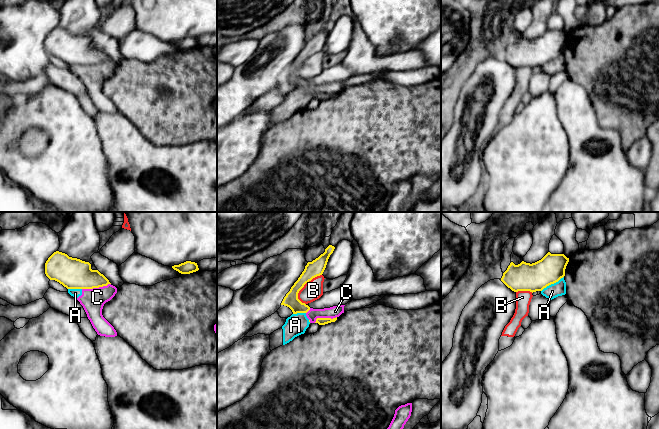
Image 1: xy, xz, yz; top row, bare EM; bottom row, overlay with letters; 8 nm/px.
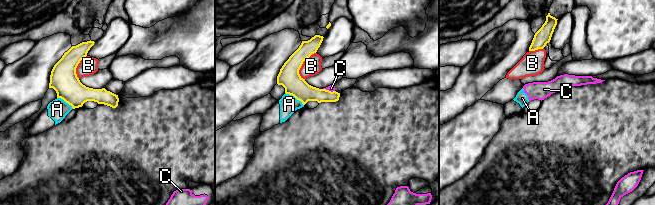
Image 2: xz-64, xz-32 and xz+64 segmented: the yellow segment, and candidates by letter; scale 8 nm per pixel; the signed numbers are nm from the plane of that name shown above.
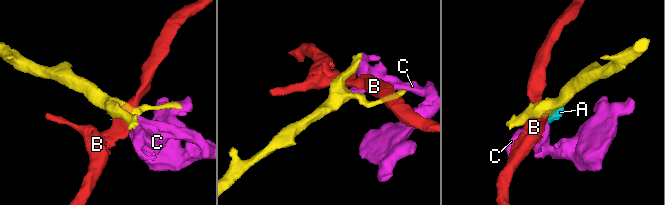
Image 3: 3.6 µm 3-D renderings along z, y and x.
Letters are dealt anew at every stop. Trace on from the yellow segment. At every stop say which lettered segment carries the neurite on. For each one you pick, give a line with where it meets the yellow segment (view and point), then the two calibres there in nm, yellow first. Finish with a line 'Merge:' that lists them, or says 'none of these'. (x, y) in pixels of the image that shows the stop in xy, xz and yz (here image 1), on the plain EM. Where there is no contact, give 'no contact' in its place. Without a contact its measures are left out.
Merge: none of these

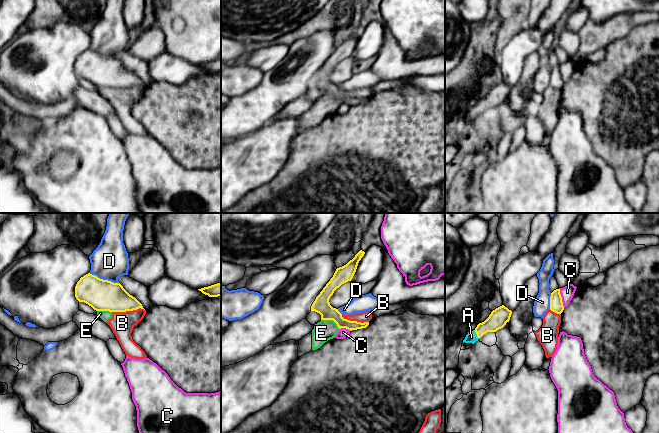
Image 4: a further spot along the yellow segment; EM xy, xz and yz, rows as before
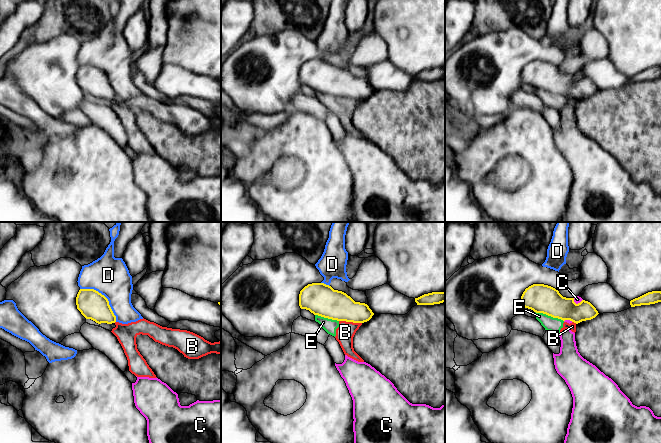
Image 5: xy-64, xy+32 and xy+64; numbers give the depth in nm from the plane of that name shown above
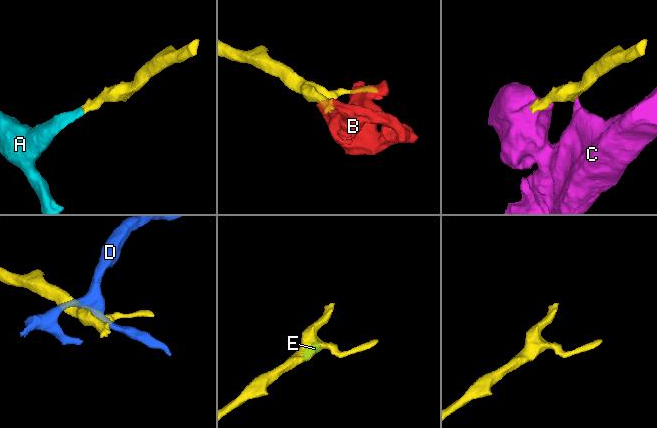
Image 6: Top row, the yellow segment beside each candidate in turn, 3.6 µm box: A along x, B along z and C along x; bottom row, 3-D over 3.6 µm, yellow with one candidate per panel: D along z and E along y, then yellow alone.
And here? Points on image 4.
A: meets yellow in yz at (476, 109); 150 nm thick on the yellow side, 90 nm on the other
Merge: A

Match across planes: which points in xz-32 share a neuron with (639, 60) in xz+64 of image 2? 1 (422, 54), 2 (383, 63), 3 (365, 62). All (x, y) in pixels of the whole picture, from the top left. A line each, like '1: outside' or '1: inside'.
1: outside
2: inside
3: inside

